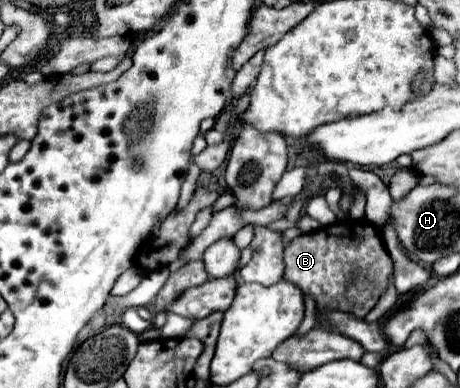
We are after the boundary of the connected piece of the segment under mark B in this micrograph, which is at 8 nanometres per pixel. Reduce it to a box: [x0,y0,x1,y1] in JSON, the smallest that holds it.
[283,218,393,330]

